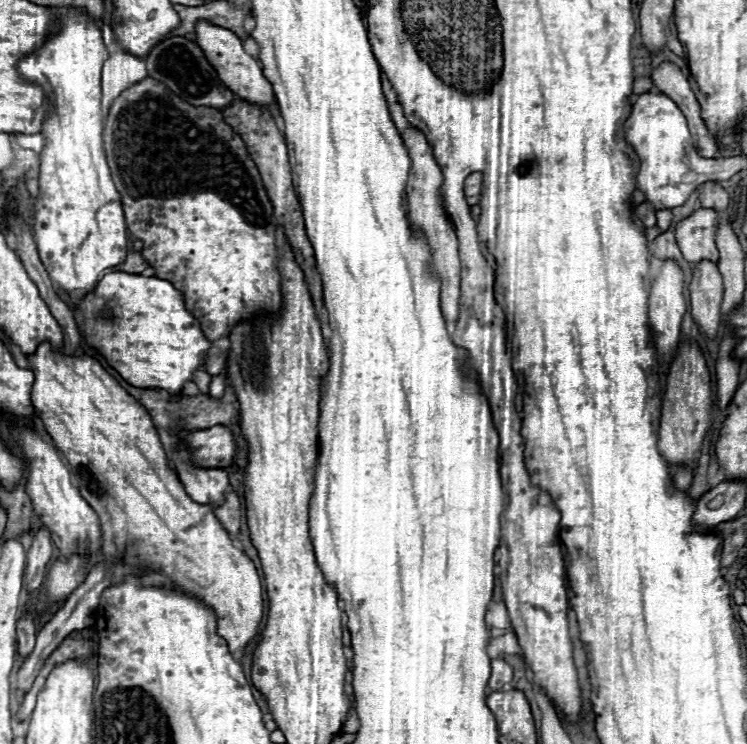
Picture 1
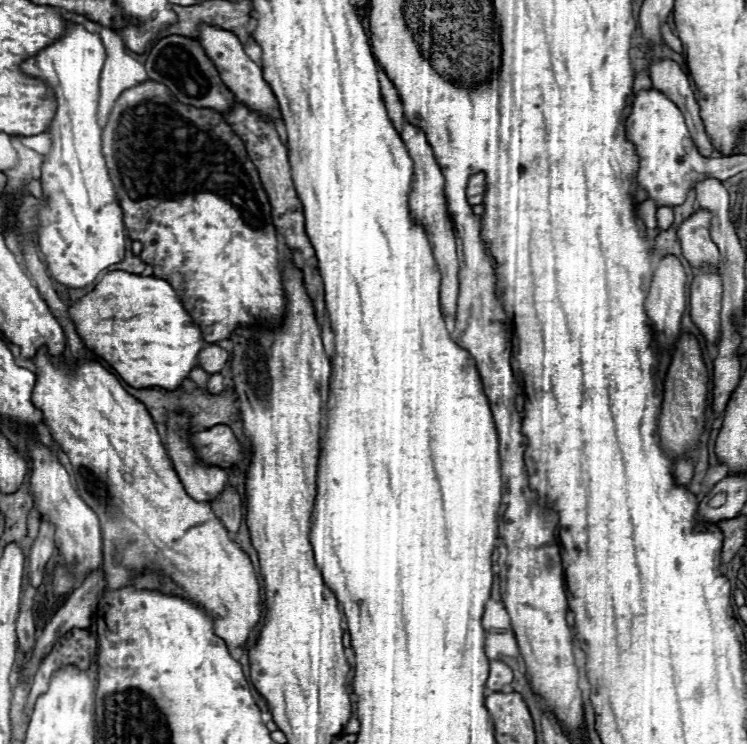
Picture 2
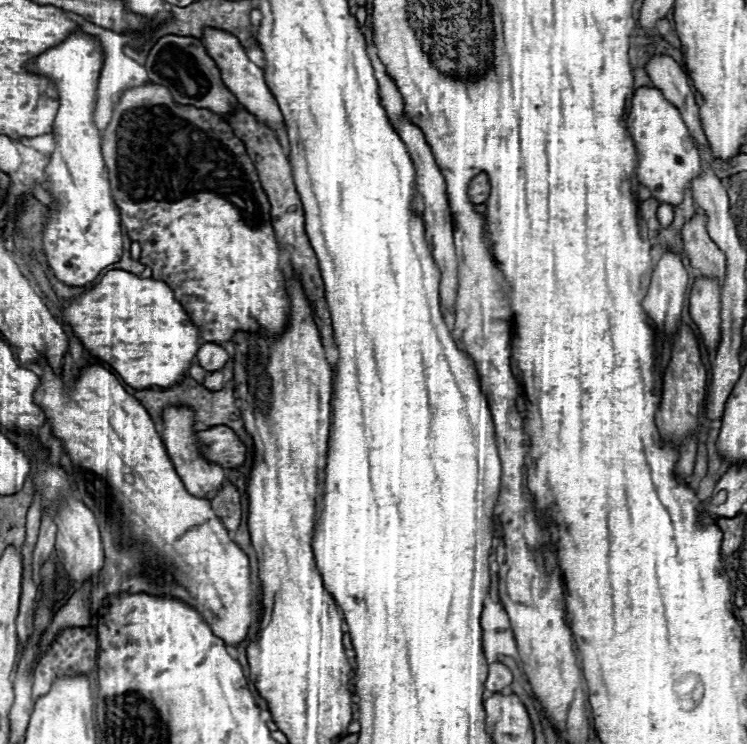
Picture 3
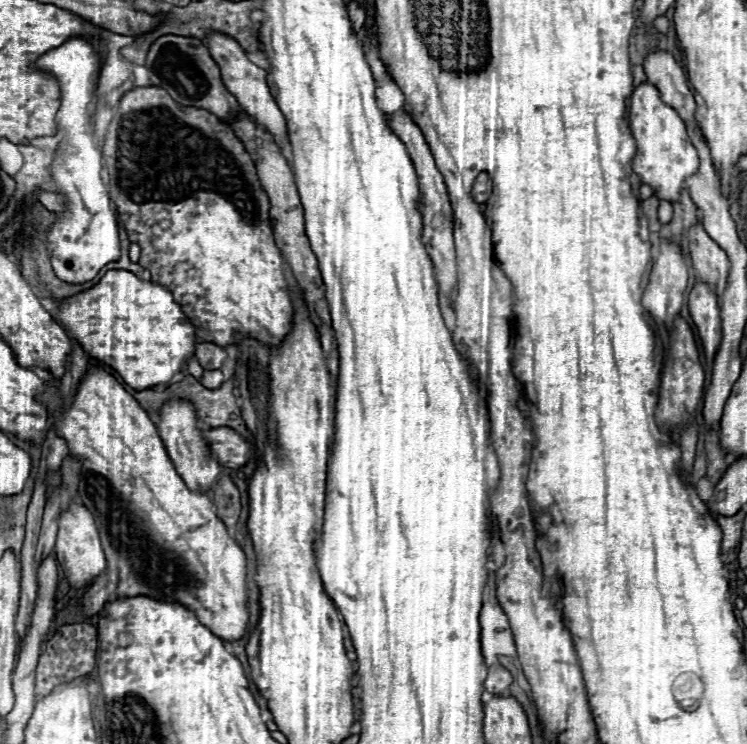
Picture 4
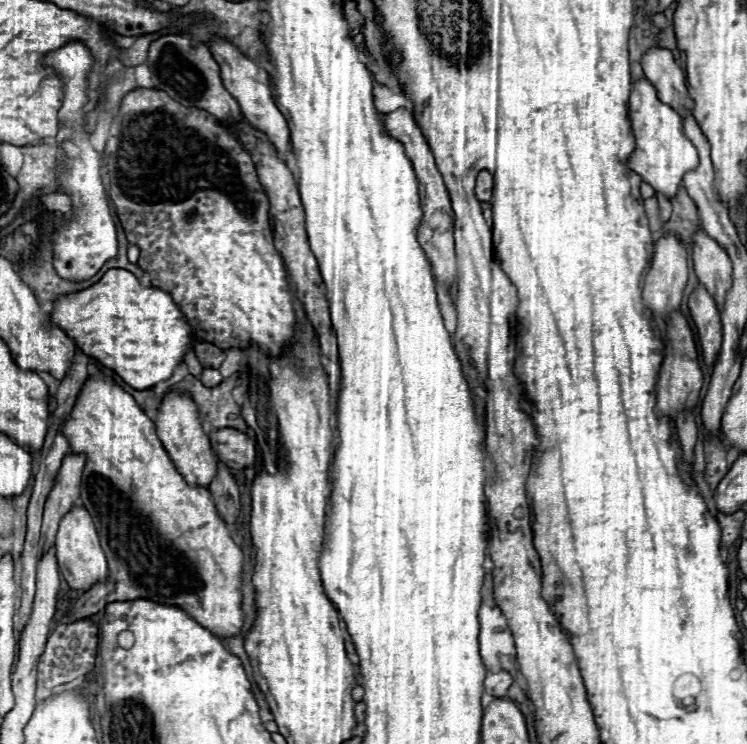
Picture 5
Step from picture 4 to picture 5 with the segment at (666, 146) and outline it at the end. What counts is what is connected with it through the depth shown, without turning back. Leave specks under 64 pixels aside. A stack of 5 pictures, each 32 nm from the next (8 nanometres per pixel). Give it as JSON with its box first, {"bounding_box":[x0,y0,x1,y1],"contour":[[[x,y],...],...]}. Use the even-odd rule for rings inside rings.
{"bounding_box":[628,78,698,200],"contour":[[[646,78],[632,86],[630,124],[636,138],[636,150],[630,156],[628,166],[636,174],[640,174],[642,180],[656,190],[656,194],[662,194],[670,200],[676,198],[684,174],[698,166],[698,154],[692,142],[684,136],[682,118],[678,116],[678,112],[658,100],[656,88]]]}

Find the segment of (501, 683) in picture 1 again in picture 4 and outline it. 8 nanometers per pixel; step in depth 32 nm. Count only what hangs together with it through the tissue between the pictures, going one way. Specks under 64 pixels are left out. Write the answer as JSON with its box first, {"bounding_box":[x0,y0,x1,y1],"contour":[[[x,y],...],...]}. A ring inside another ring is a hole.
{"bounding_box":[484,666,512,694],"contour":[[[490,666],[488,678],[484,682],[486,690],[492,694],[504,694],[512,684],[512,674],[504,666]]]}

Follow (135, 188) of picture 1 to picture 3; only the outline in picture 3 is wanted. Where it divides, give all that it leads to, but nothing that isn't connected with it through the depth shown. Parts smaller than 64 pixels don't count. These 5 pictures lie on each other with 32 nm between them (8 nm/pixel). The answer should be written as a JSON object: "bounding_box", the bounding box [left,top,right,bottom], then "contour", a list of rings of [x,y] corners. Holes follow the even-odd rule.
{"bounding_box":[102,82,288,344],"contour":[[[148,82],[144,86],[134,86],[130,90],[126,90],[120,96],[118,104],[114,106],[112,120],[102,134],[102,154],[106,160],[110,184],[112,184],[112,196],[122,212],[122,224],[126,226],[130,240],[136,240],[142,244],[140,262],[144,266],[154,268],[152,270],[154,280],[164,280],[172,290],[186,290],[186,292],[174,292],[176,300],[184,306],[184,310],[188,312],[192,322],[198,326],[200,338],[204,342],[214,342],[214,344],[228,342],[236,330],[252,330],[252,332],[262,332],[268,336],[276,336],[284,330],[284,324],[288,320],[288,294],[284,288],[282,270],[278,266],[278,262],[280,262],[278,260],[278,244],[276,244],[274,228],[270,222],[270,204],[268,204],[266,192],[260,186],[256,168],[246,154],[244,142],[238,136],[234,136],[232,128],[224,122],[224,118],[220,118],[218,114],[212,114],[210,110],[204,110],[204,108],[182,106],[182,104],[174,102],[168,88],[164,88],[160,84]]]}

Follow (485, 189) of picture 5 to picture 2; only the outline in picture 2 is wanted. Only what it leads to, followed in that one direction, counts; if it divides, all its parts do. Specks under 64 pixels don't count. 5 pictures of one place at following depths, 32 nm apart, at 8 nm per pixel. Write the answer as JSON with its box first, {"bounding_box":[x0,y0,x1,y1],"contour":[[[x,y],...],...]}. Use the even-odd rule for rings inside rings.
{"bounding_box":[466,172,484,206],"contour":[[[482,172],[470,176],[468,186],[466,186],[466,196],[468,196],[468,202],[472,206],[482,202],[482,196],[484,196],[484,174]]]}

